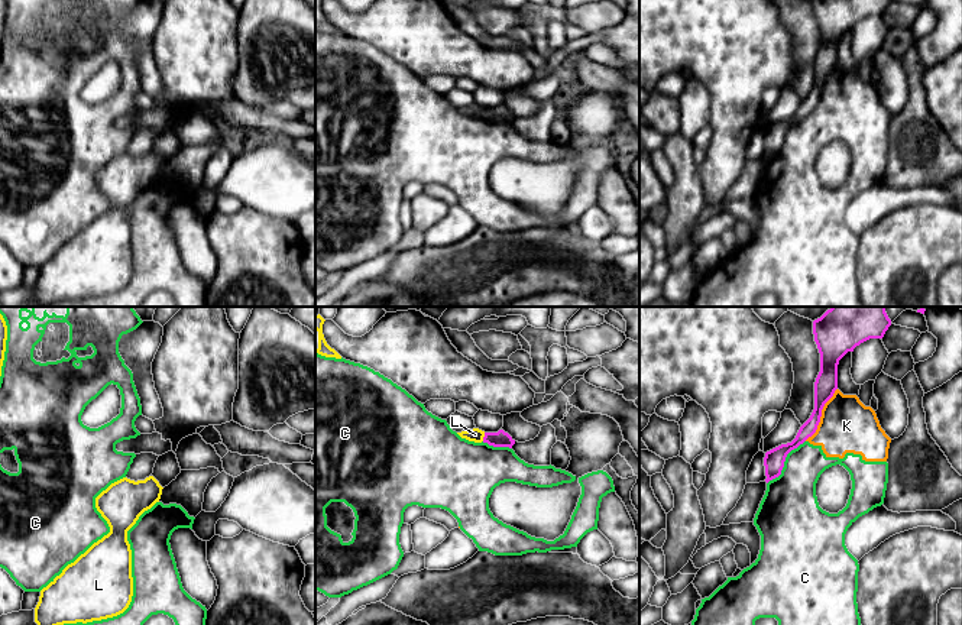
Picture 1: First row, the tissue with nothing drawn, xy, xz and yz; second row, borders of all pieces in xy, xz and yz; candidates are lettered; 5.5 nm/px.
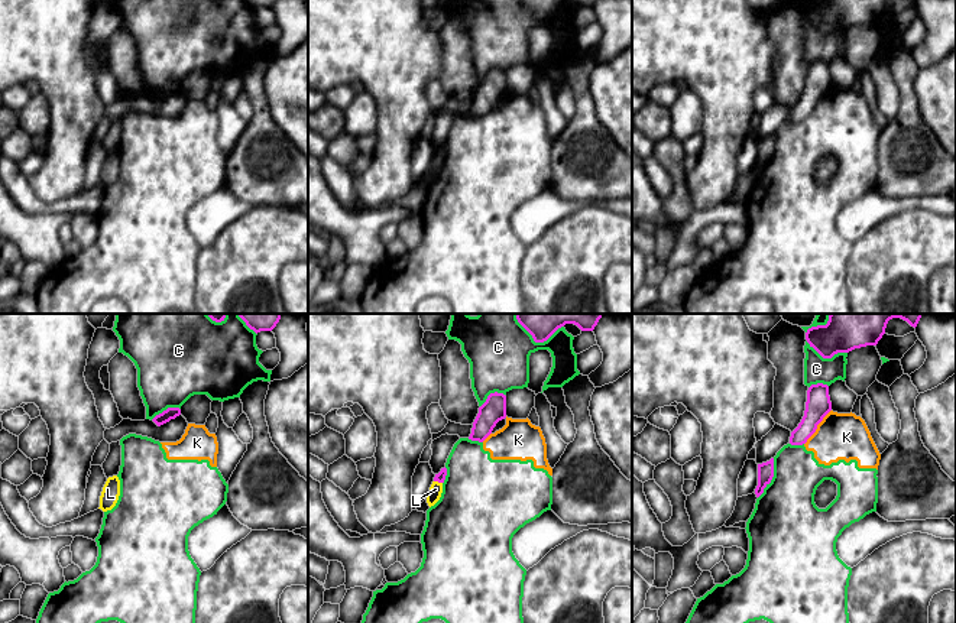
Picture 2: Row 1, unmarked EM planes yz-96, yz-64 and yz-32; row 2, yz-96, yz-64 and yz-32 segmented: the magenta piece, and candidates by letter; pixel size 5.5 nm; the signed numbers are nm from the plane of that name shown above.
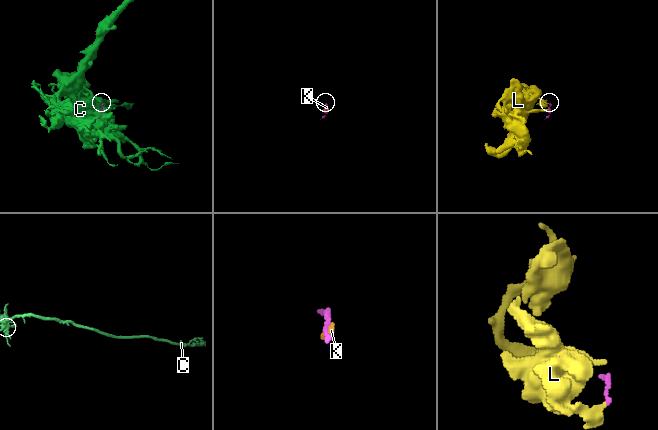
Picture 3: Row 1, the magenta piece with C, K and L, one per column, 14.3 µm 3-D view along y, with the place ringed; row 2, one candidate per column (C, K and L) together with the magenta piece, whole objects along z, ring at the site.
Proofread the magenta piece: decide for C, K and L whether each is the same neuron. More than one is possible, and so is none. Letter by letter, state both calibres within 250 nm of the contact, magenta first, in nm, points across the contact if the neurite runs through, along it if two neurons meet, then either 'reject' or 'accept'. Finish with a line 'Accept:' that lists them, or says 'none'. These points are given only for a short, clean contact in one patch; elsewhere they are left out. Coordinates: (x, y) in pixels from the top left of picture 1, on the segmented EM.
C: calibres 120 and 300 nm; reject
K: calibres 130 and 300 nm; border yz (836, 388), (822, 410), (818, 428), (805, 440); reject
L: calibres 90 and 70 nm; border xz (485, 433), (482, 440); reject
Accept: none

